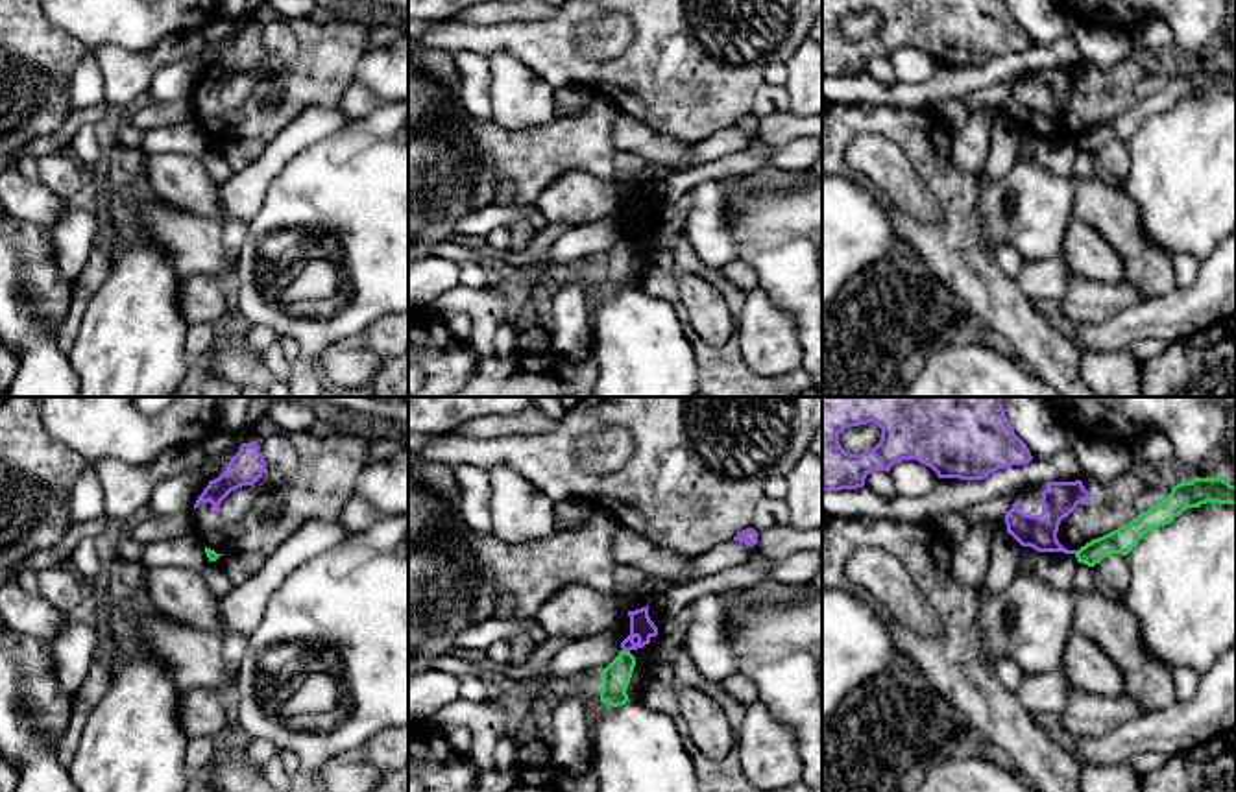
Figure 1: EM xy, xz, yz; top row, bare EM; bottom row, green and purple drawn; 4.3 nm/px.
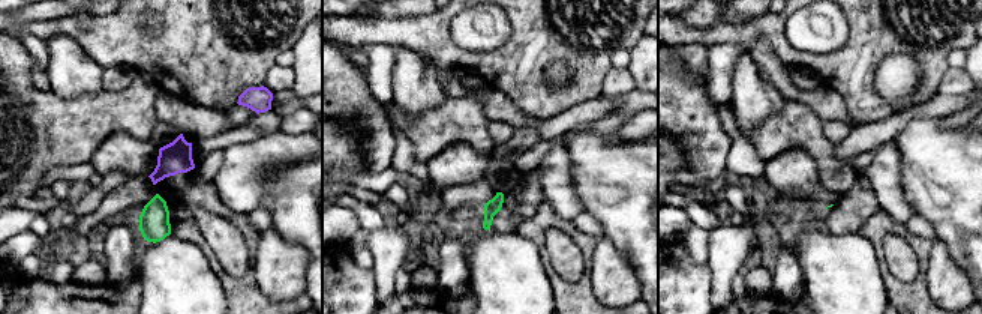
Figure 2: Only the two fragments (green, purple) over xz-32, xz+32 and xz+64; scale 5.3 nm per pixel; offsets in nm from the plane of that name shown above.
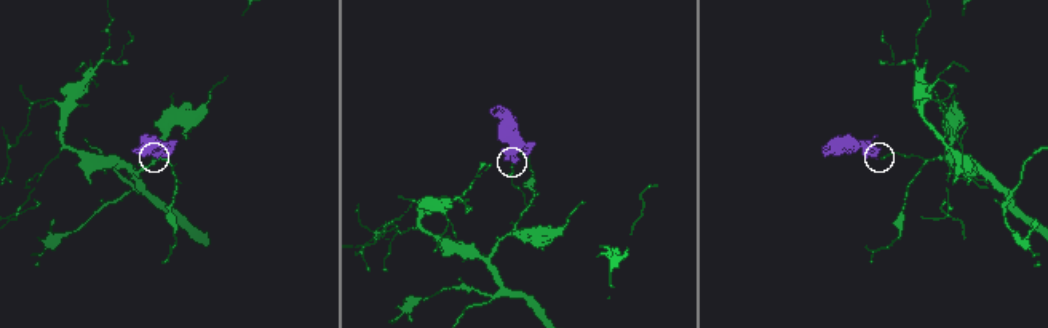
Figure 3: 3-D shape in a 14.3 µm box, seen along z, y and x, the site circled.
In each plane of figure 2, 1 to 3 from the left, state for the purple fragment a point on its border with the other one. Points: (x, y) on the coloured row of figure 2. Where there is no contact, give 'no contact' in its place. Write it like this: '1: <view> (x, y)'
1: no contact
2: no contact
3: no contact

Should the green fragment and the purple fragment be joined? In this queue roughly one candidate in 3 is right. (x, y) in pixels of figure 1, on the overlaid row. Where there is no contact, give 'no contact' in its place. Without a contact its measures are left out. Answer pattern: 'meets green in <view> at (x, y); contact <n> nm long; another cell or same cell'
meets green in xz at (627, 652); contact 40 nm long; another cell

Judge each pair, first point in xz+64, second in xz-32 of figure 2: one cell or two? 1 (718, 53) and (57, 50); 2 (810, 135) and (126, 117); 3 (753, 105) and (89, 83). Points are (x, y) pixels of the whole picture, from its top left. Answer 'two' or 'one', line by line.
1: two
2: one
3: one

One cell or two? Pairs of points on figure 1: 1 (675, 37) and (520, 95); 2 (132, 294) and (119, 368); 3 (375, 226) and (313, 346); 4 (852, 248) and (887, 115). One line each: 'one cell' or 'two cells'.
1: two cells
2: one cell
3: one cell
4: two cells

